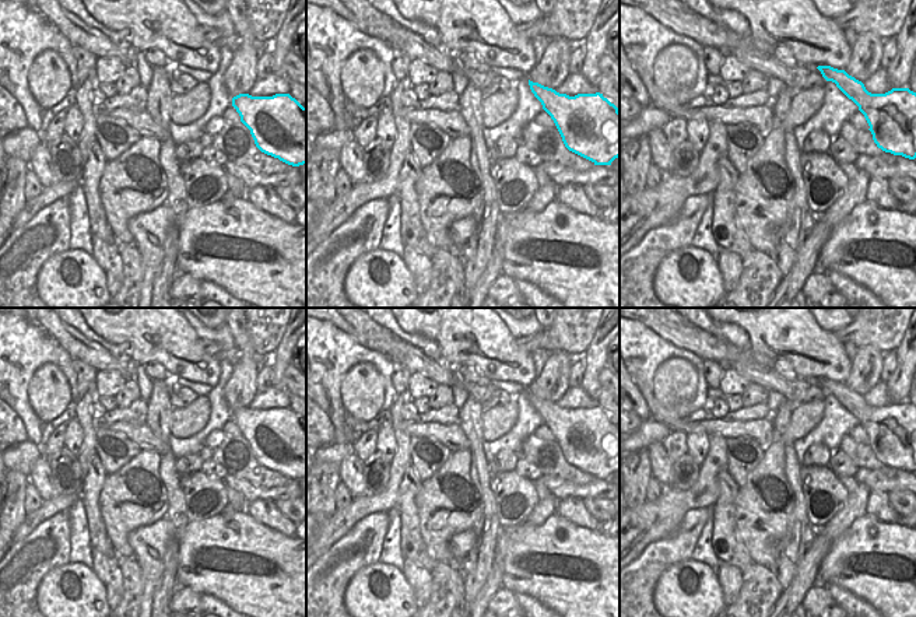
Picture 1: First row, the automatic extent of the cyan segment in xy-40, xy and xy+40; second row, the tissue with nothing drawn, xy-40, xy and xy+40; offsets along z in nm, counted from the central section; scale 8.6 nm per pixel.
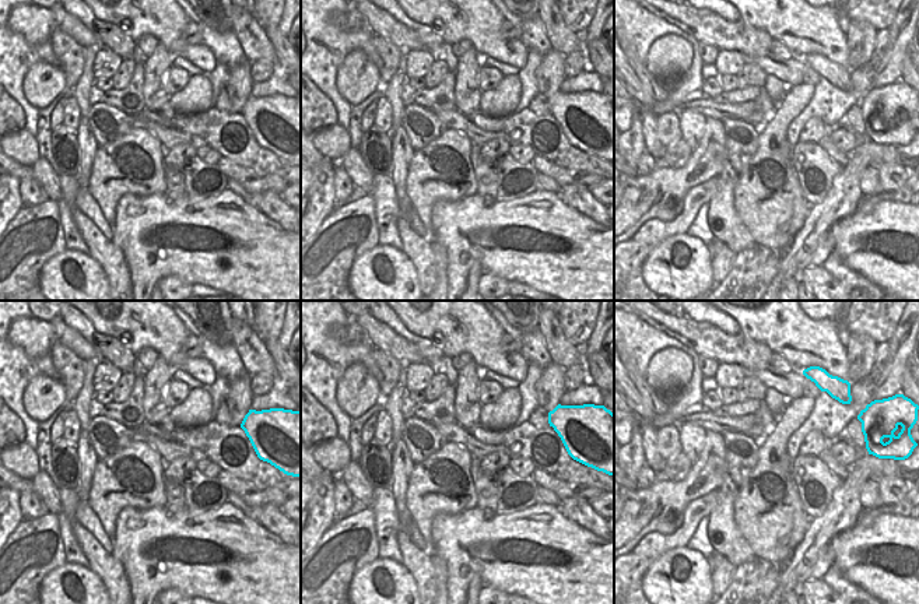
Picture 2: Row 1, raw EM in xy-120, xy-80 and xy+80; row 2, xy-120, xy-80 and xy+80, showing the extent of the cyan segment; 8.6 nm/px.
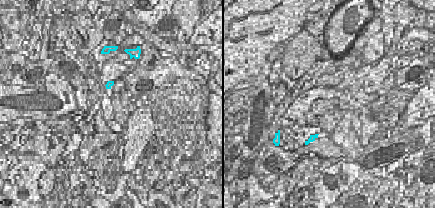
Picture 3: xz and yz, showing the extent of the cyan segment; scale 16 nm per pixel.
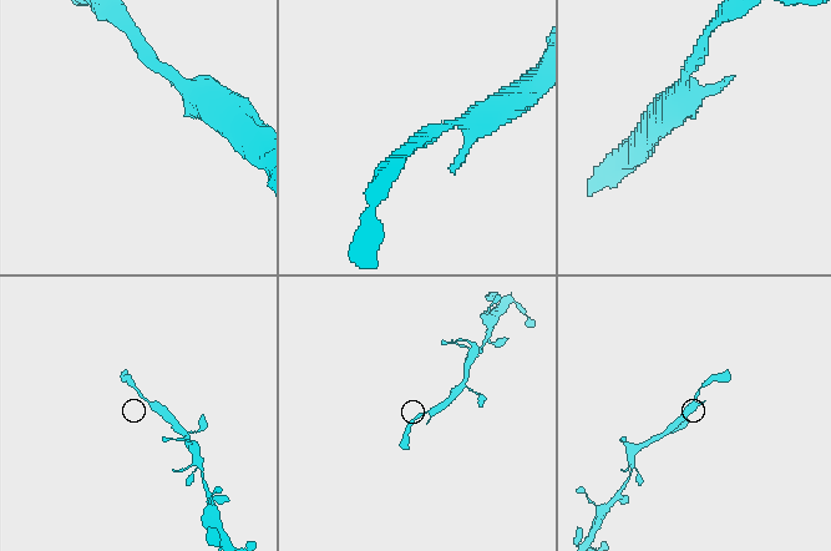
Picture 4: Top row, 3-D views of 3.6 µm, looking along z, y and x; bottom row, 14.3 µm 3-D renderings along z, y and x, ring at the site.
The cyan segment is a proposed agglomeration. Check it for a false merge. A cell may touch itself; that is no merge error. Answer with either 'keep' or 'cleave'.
keep

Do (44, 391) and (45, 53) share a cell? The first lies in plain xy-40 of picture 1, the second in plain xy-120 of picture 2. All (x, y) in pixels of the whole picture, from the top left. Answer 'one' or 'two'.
two

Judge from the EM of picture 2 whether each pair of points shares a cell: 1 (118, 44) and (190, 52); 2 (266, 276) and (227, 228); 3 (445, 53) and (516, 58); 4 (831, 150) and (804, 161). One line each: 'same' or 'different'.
1: different
2: same
3: different
4: different

